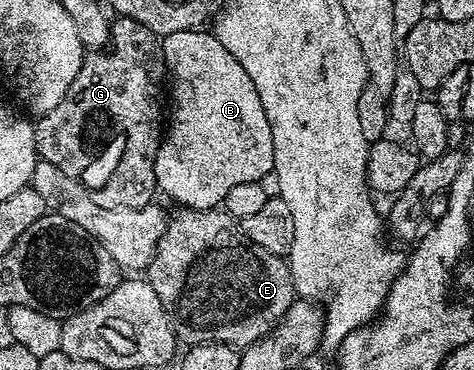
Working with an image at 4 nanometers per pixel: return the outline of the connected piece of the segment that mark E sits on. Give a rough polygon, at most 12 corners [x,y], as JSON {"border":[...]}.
{"border":[[225,209],[177,211],[148,267],[186,344],[245,348],[296,300]]}

